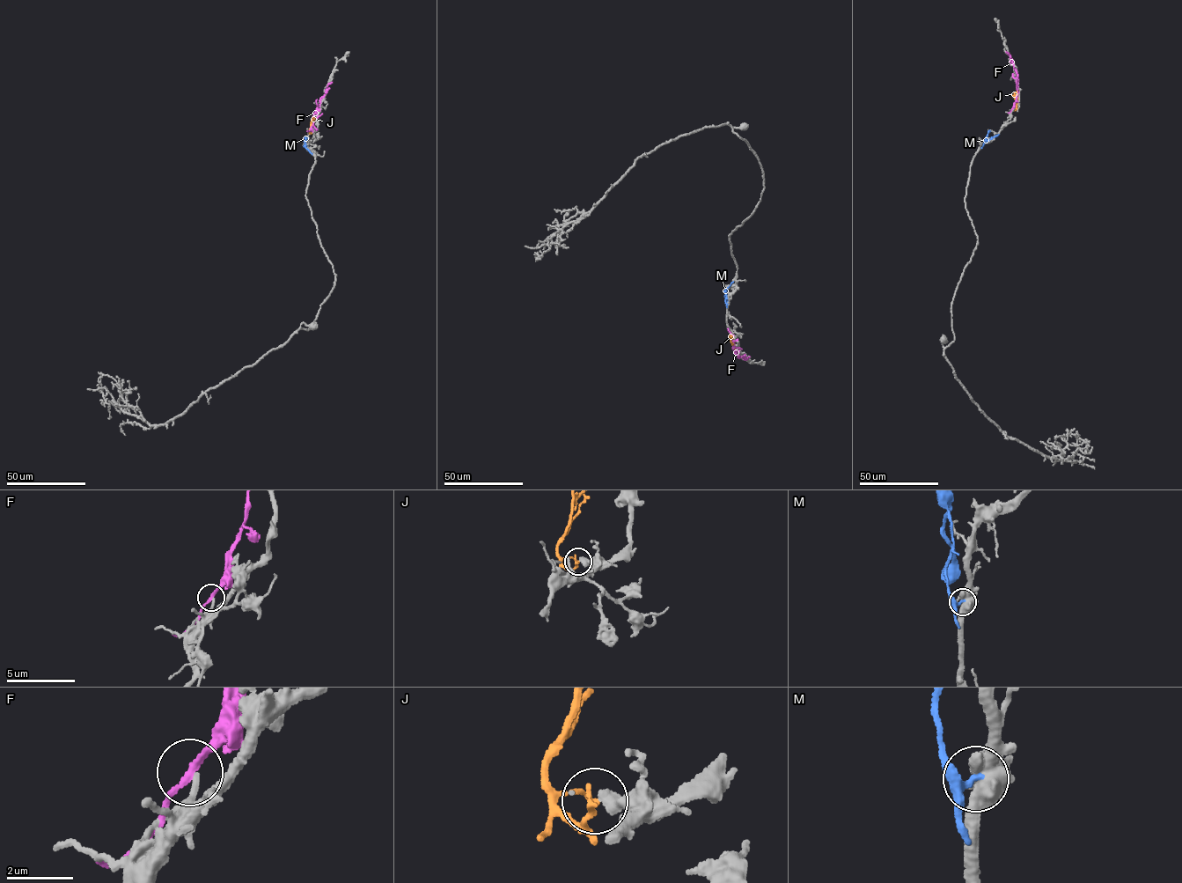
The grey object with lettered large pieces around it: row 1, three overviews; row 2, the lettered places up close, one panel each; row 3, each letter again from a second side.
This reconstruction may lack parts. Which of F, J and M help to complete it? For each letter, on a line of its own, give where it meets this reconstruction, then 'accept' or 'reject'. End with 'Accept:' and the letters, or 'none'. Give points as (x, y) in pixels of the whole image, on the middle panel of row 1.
F: contact (730, 333); reject
J: contact (731, 338); reject
M: contact (727, 304); reject
Accept: none

